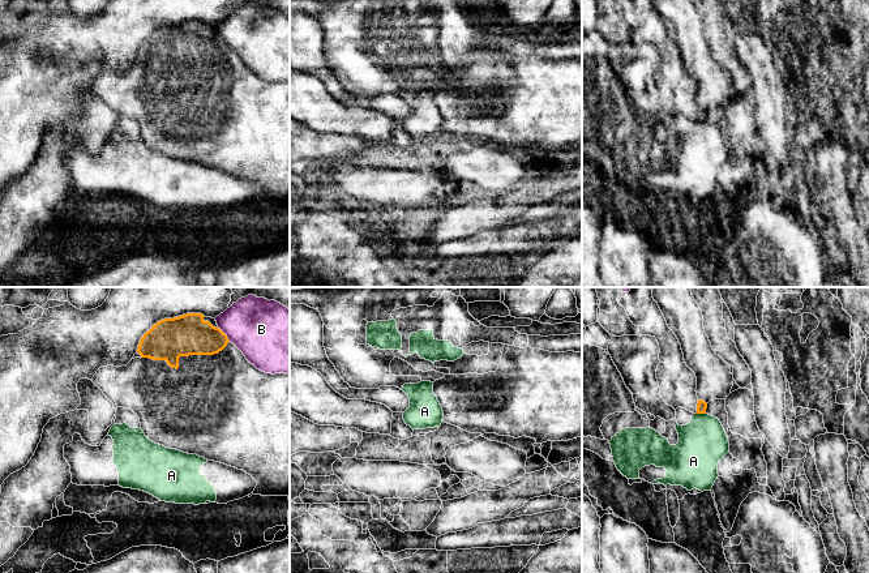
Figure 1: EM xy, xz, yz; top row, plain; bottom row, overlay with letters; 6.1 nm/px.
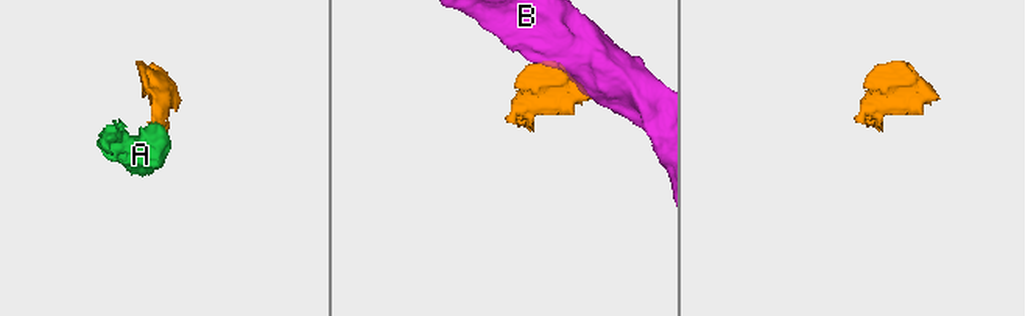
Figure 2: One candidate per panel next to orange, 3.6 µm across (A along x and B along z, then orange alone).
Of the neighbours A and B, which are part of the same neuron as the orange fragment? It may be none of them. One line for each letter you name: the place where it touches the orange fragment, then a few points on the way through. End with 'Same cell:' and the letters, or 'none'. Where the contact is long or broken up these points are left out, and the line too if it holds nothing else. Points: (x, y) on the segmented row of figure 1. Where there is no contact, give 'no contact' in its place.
Same cell: none

